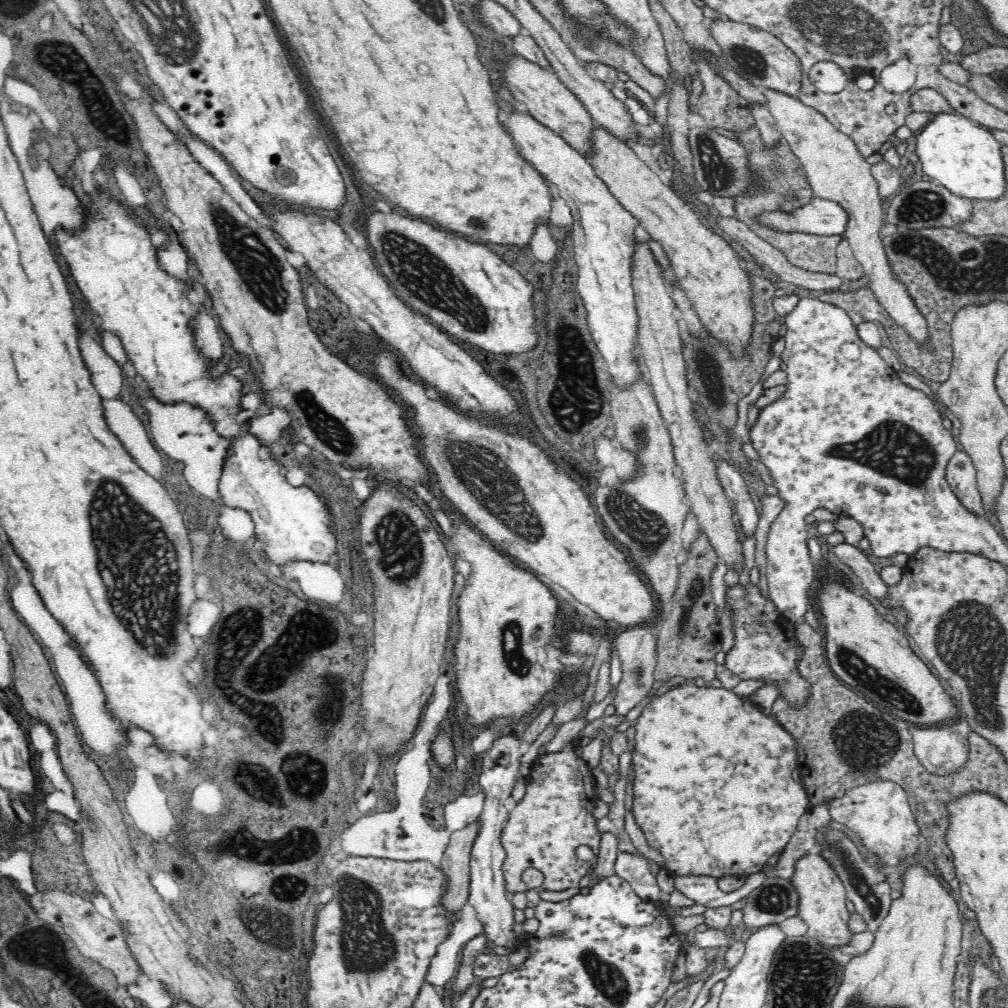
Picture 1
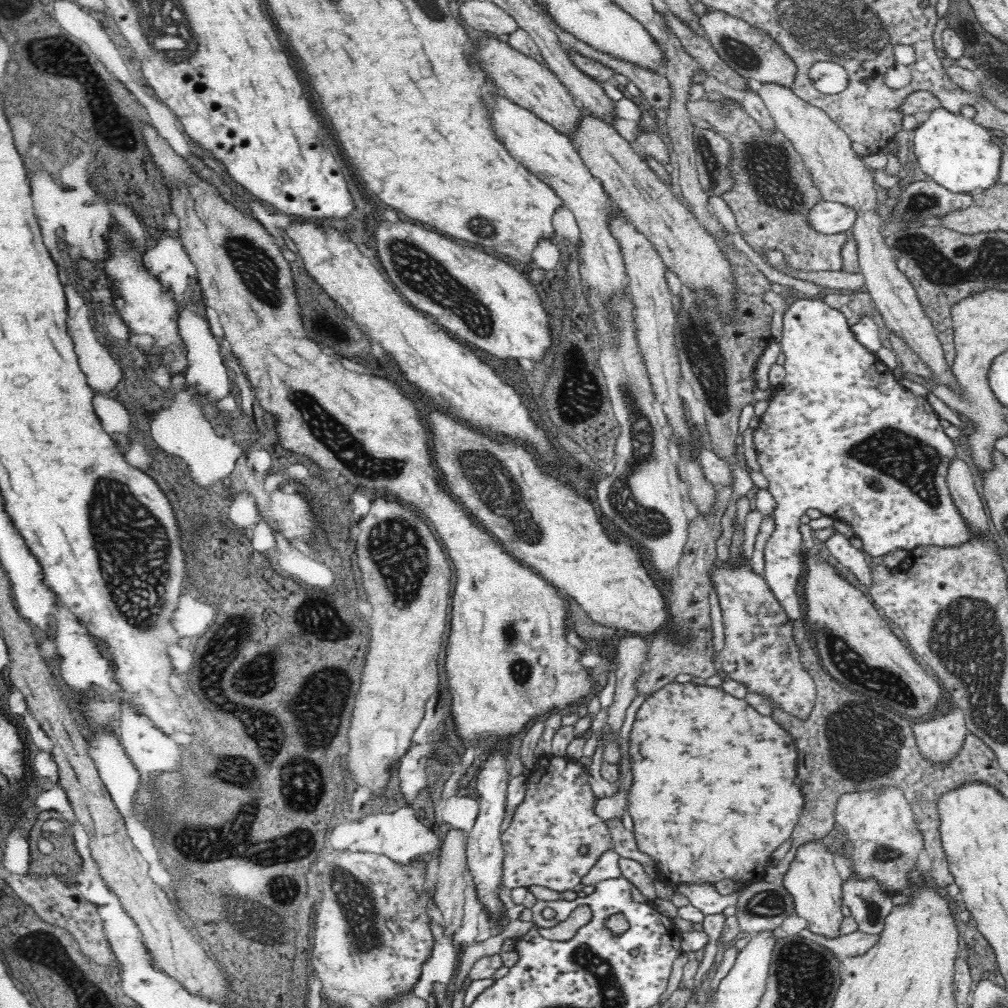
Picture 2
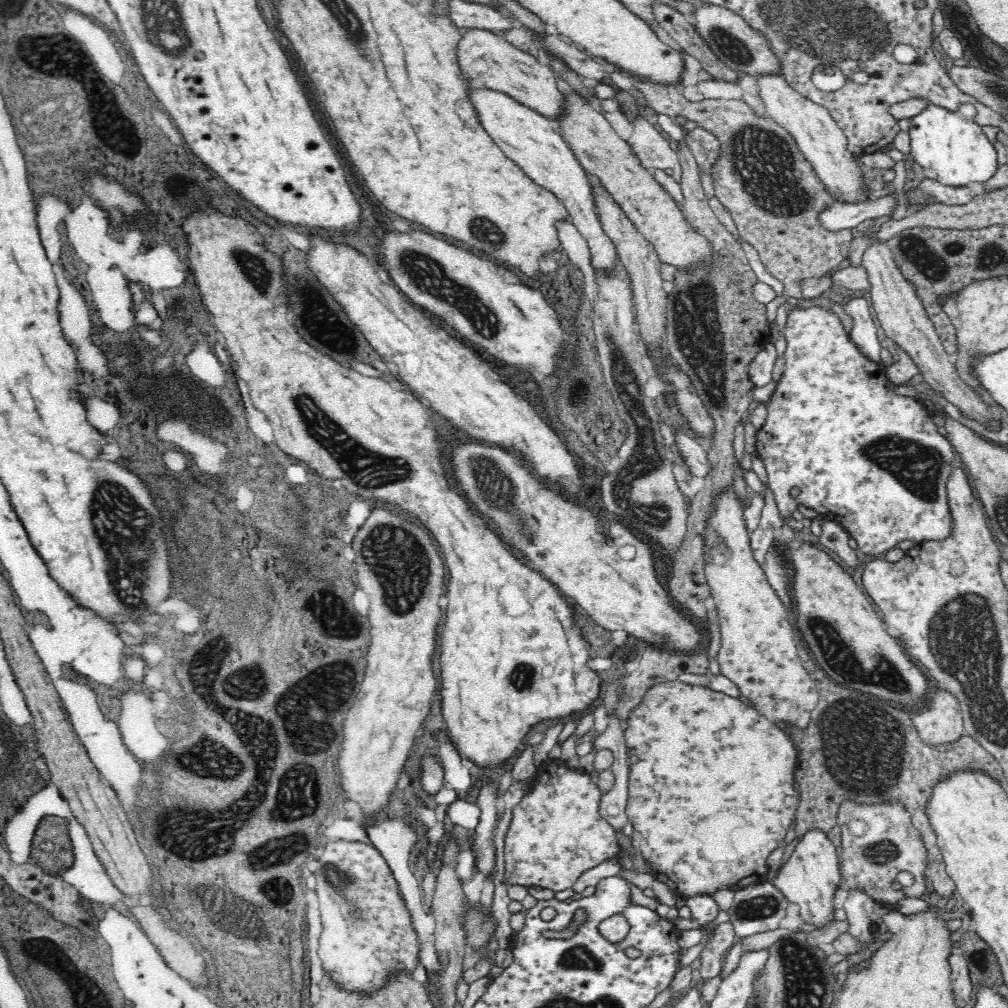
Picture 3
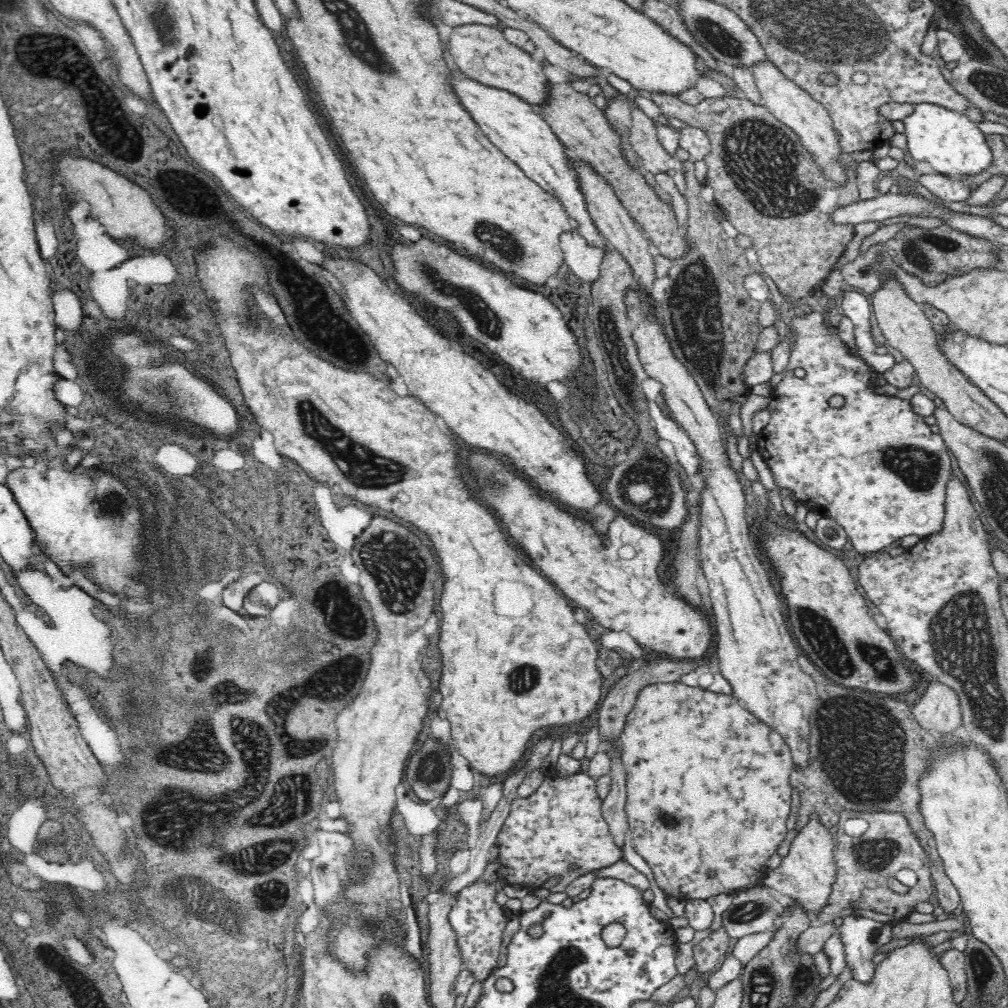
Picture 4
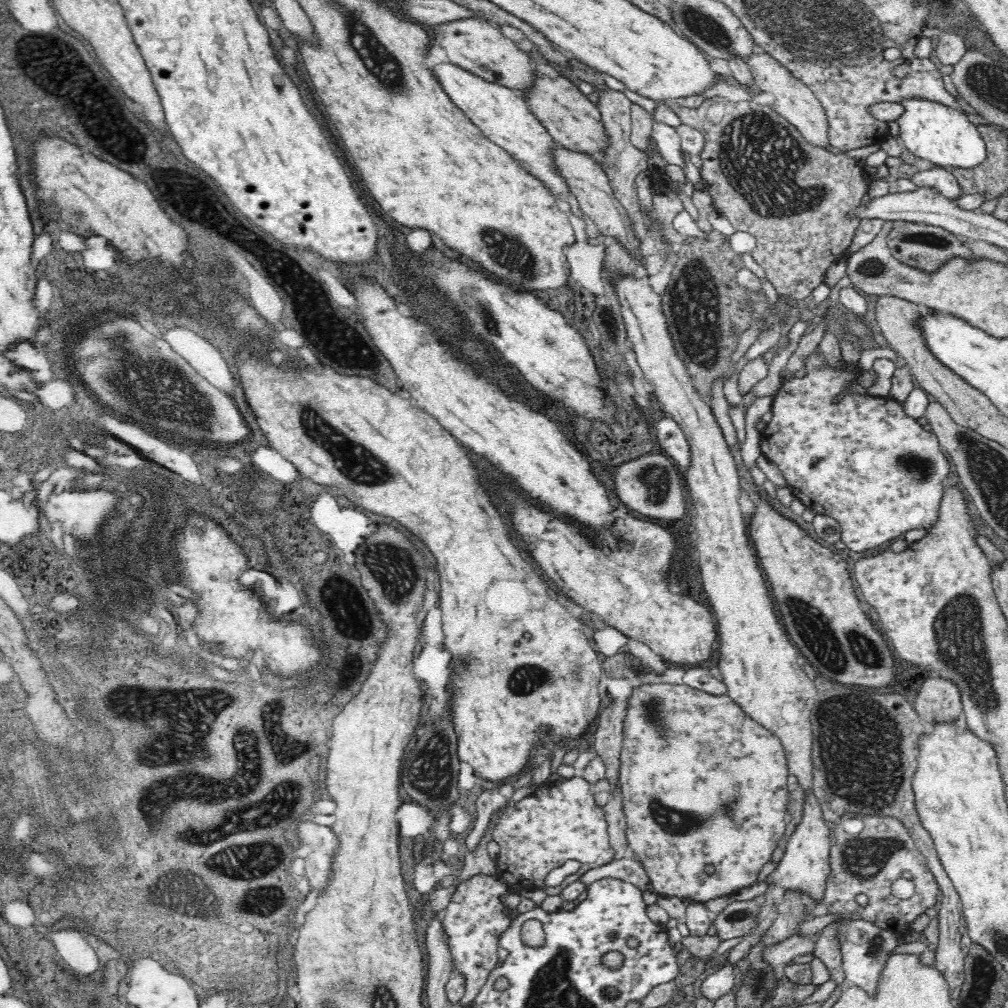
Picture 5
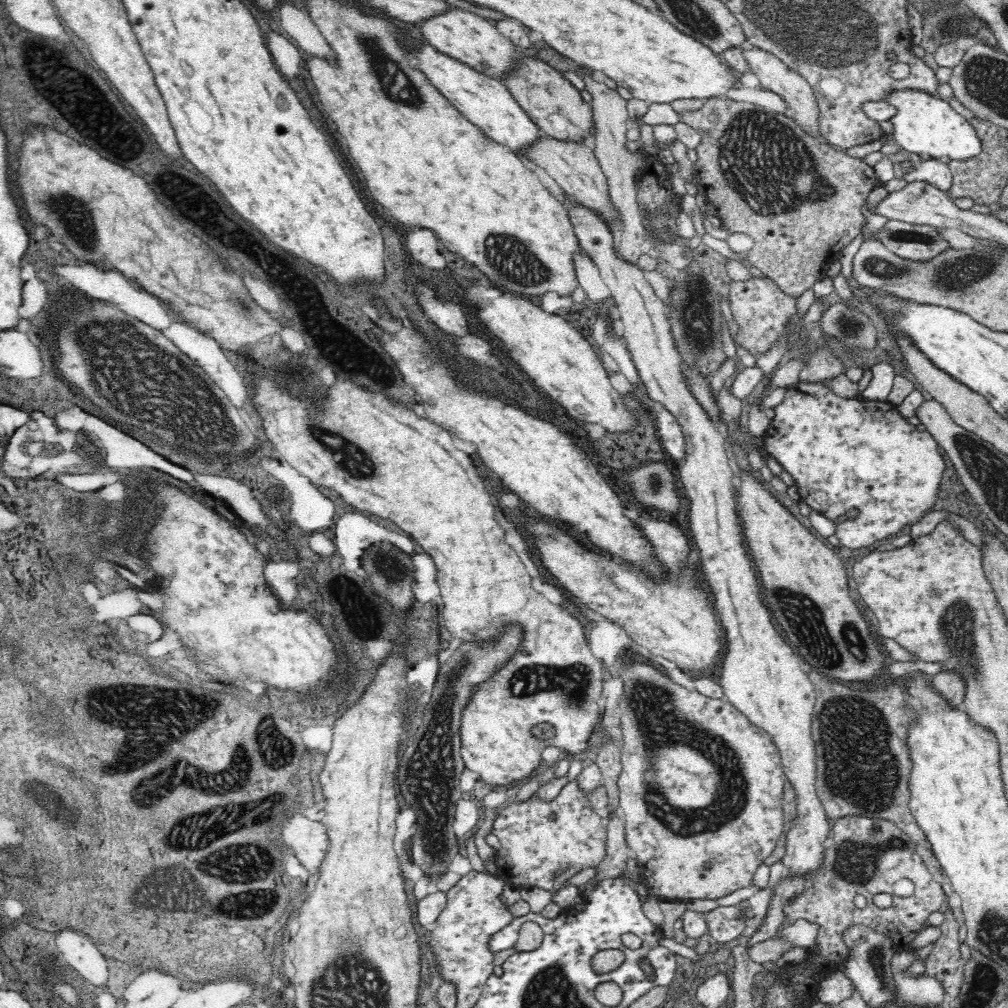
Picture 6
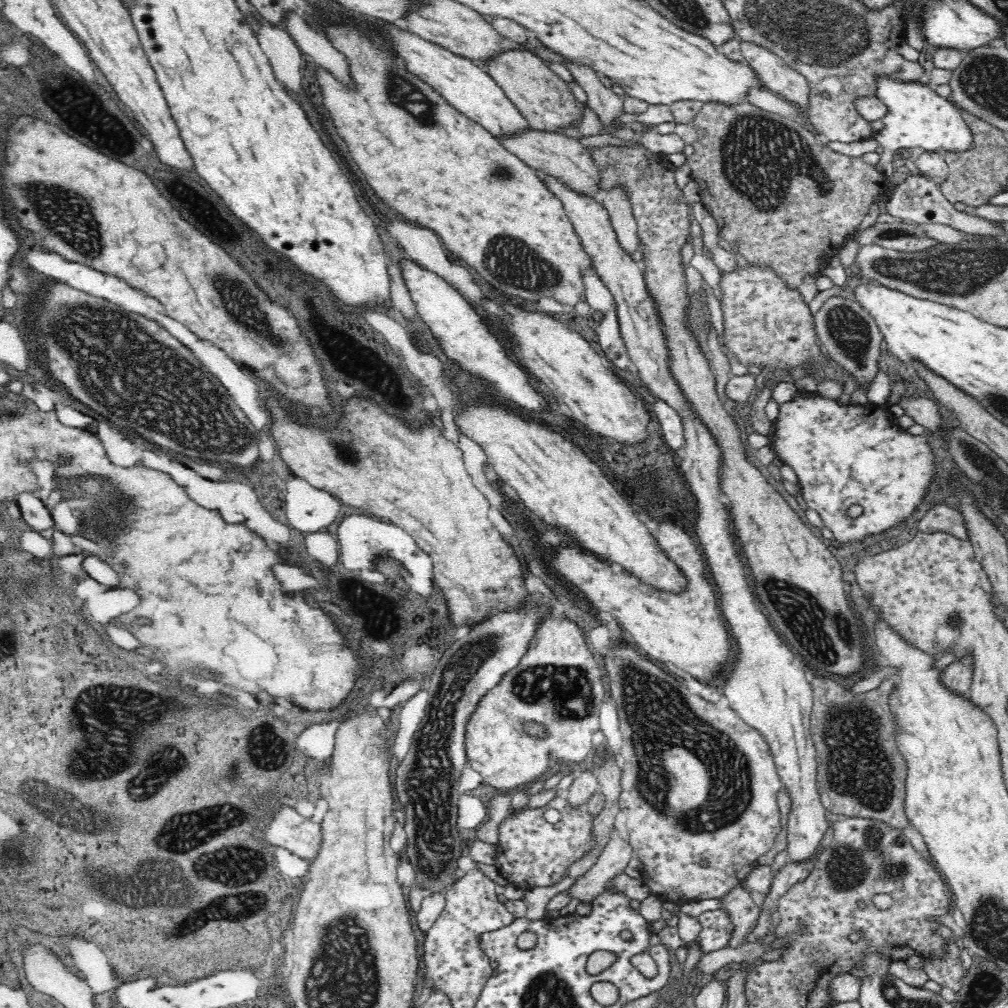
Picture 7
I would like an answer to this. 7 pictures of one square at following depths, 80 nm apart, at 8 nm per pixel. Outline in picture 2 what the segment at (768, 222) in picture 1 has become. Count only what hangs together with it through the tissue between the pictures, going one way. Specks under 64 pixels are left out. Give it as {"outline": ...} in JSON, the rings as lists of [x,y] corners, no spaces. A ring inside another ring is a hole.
{"outline":[[[824,199],[807,210],[807,224],[824,235],[848,232],[854,219],[855,212],[850,207]]]}

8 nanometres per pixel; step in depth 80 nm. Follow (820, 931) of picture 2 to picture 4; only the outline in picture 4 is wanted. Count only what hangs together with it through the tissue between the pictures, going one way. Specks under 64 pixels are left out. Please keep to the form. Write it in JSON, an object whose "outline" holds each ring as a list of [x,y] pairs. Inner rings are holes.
{"outline":[[[795,788],[792,790],[792,812],[786,820],[786,829],[790,835],[787,855],[785,857],[780,856],[780,853],[776,851],[767,860],[768,874],[763,879],[763,884],[791,898],[795,904],[802,908],[804,913],[818,916],[831,902],[830,896],[837,880],[837,865],[834,858],[835,847],[828,829],[817,821],[815,814],[800,832],[792,835],[799,806],[799,793]]]}

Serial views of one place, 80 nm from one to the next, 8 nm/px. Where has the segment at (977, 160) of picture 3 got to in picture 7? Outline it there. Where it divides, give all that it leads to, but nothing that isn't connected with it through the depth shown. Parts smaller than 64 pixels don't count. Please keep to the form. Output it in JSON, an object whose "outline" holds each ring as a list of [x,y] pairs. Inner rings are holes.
{"outline":[[[878,78],[876,96],[890,109],[890,112],[881,119],[885,127],[874,136],[883,148],[875,168],[882,172],[885,178],[894,171],[893,154],[899,148],[919,146],[927,152],[940,154],[968,152],[975,148],[972,129],[964,122],[962,114],[954,107],[954,103],[938,95],[934,88],[917,82],[907,84],[907,82]]]}

